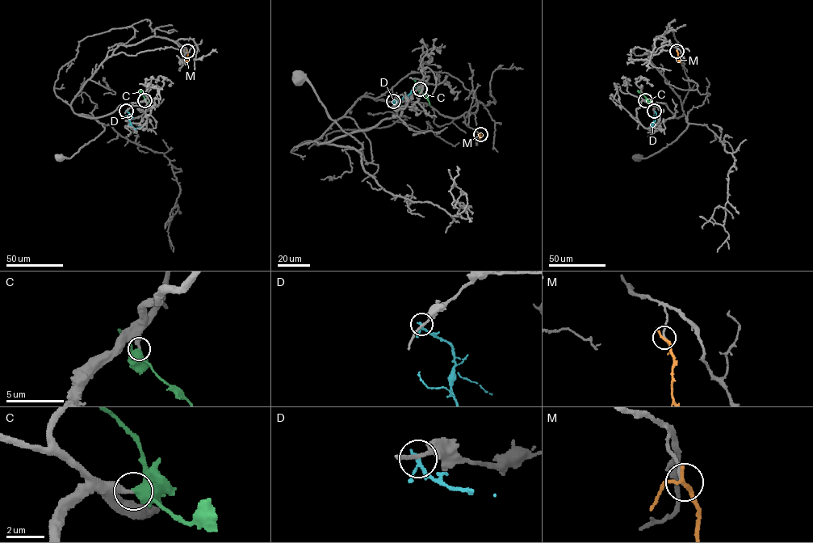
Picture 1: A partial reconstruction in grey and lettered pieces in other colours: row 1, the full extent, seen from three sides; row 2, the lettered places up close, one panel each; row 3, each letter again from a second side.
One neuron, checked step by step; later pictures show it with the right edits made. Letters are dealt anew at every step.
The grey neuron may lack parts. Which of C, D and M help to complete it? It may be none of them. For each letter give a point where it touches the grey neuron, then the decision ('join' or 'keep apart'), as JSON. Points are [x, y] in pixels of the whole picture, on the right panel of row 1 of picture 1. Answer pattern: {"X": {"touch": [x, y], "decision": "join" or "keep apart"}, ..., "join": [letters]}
{"C": {"touch": [645, 100], "decision": "join"}, "D": {"touch": [654, 111], "decision": "keep apart"}, "M": {"touch": [676, 51], "decision": "keep apart"}, "join": ["C"]}

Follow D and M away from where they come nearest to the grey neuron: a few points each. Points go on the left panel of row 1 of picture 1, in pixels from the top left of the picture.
D: (126, 111), (133, 128), (141, 128)
M: (187, 51), (186, 62)

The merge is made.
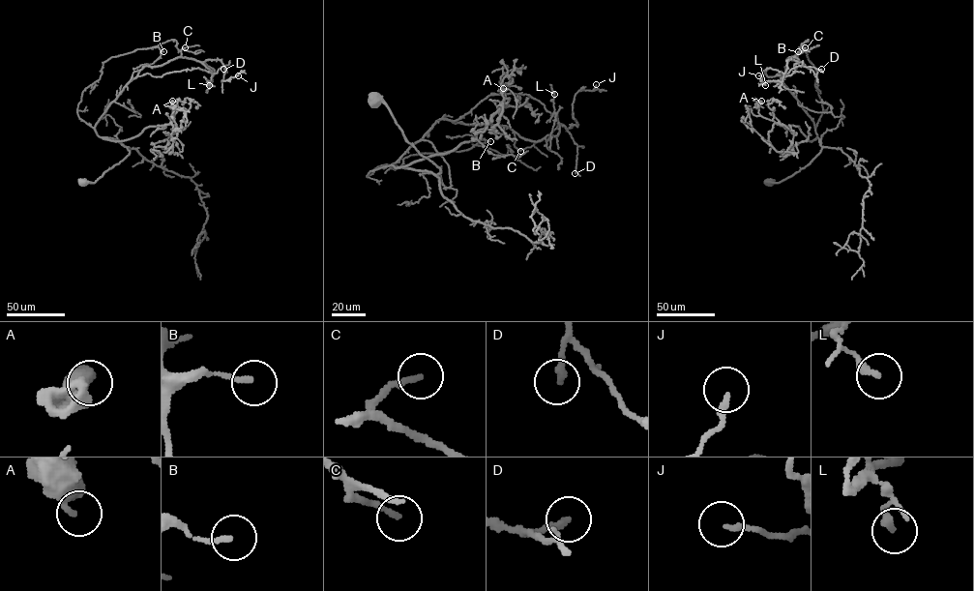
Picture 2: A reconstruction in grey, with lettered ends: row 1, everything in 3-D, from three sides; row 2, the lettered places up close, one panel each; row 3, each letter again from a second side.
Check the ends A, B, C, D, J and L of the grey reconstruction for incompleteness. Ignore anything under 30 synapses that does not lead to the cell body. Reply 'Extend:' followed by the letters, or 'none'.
Extend: none

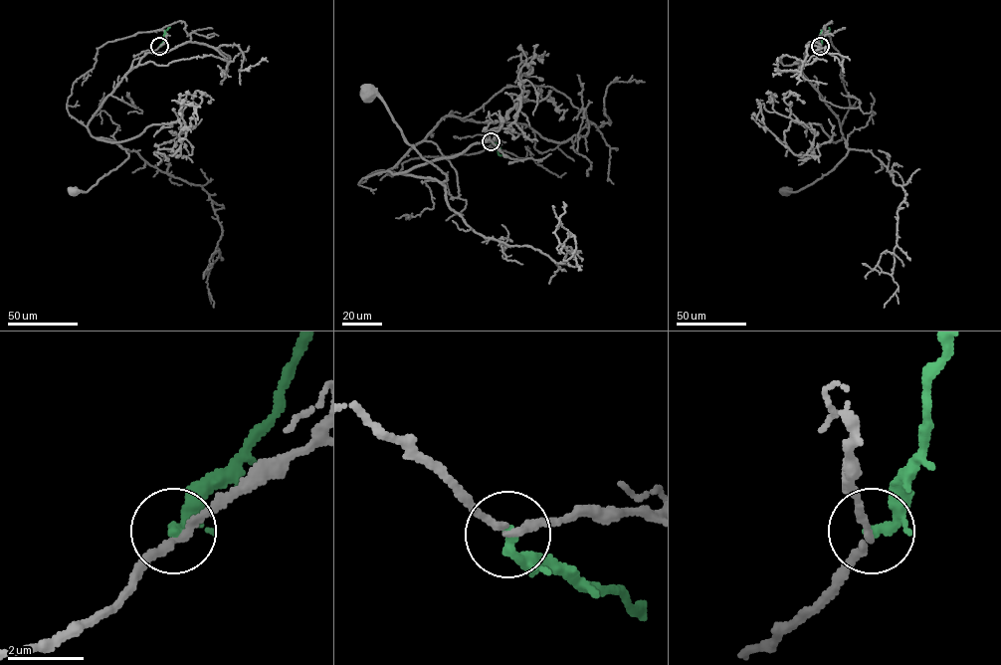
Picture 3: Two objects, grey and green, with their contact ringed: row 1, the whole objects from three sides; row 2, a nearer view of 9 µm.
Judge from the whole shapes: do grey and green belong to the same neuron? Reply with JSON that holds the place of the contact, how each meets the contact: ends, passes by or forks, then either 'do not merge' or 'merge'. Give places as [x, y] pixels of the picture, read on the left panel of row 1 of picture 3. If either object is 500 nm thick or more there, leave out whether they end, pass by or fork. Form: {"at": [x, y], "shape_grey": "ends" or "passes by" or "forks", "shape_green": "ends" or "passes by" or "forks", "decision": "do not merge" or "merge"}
{"at": [159, 46], "shape_grey": "passes by", "shape_green": "ends", "decision": "do not merge"}

